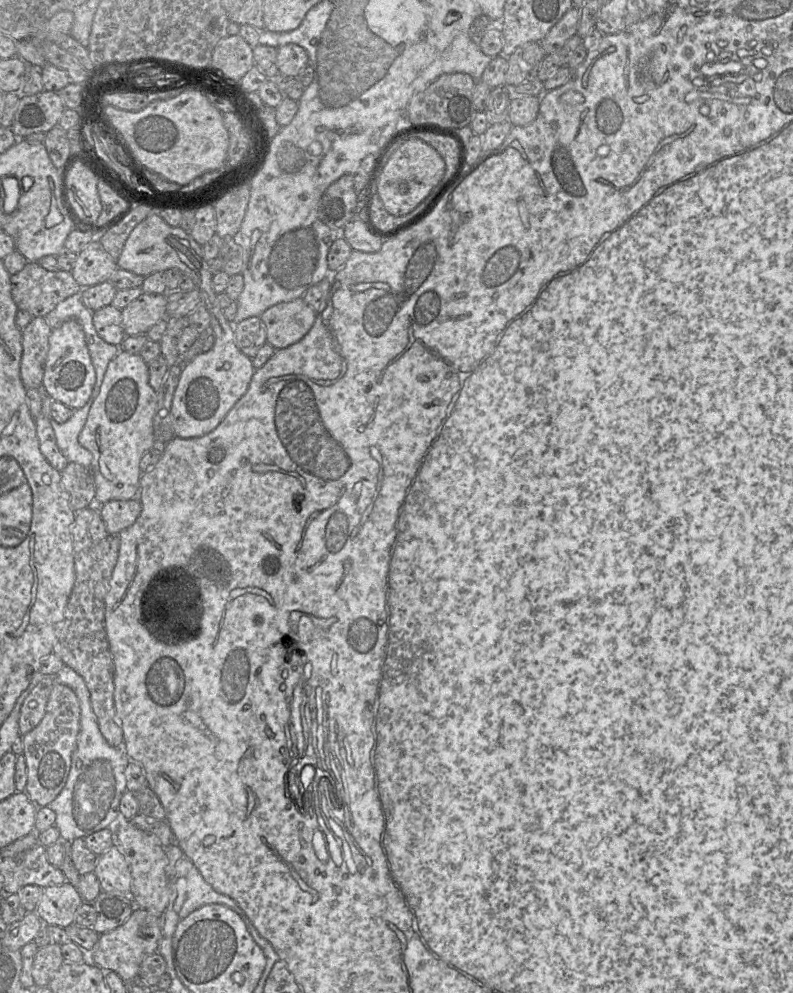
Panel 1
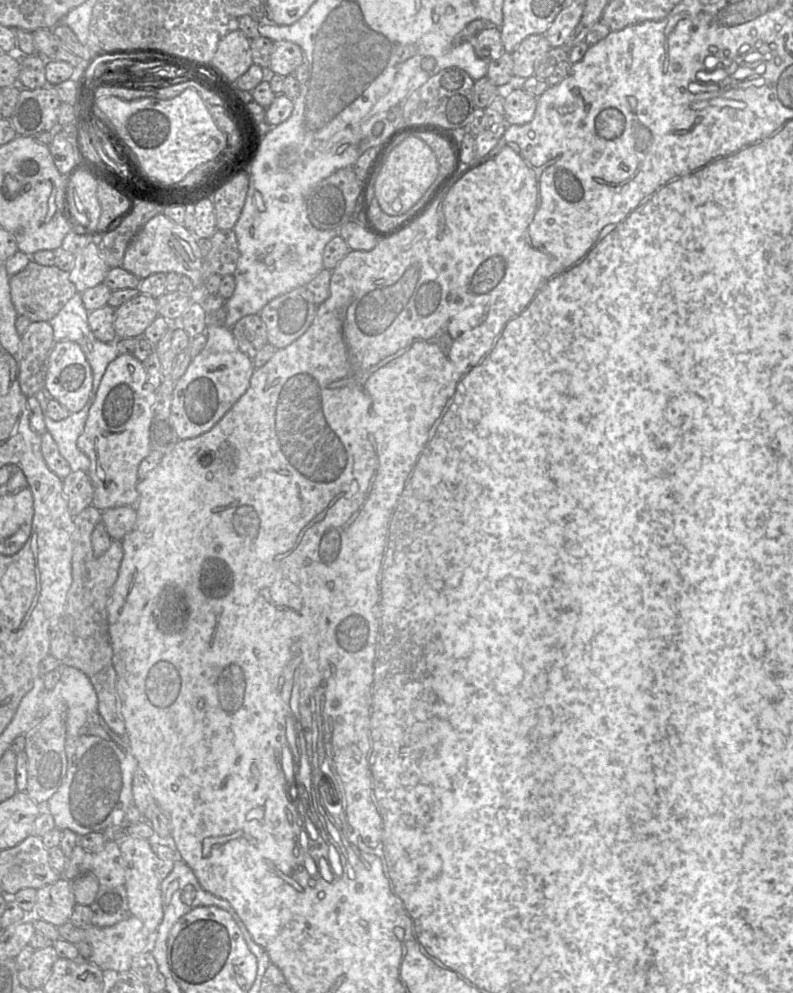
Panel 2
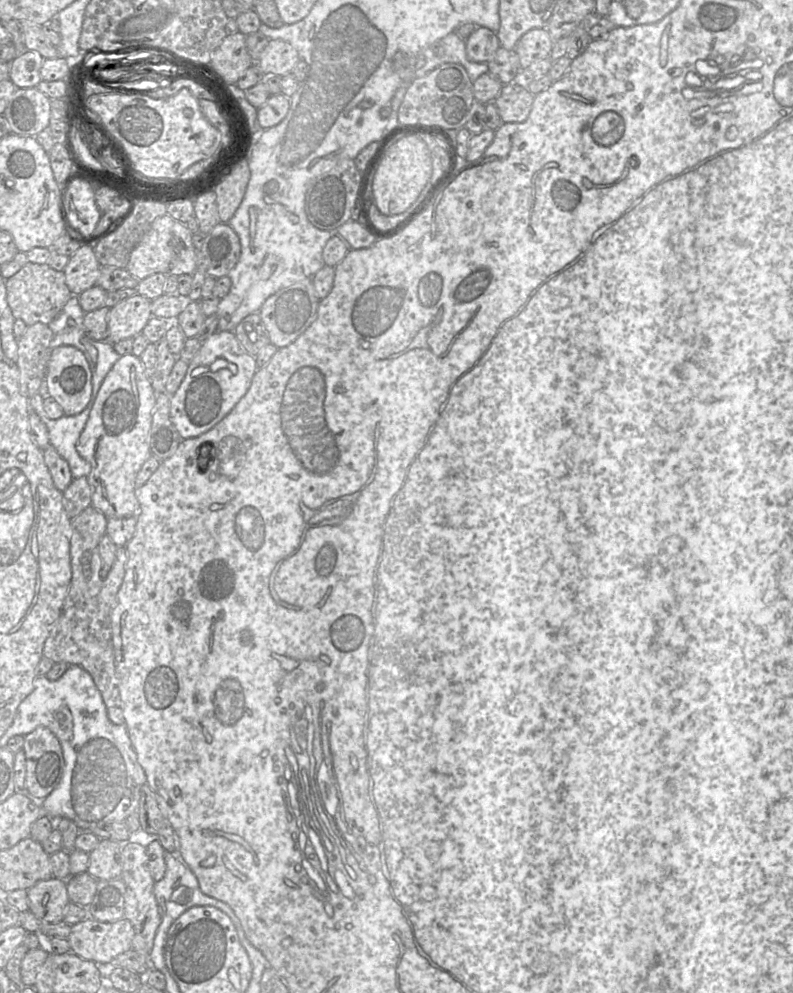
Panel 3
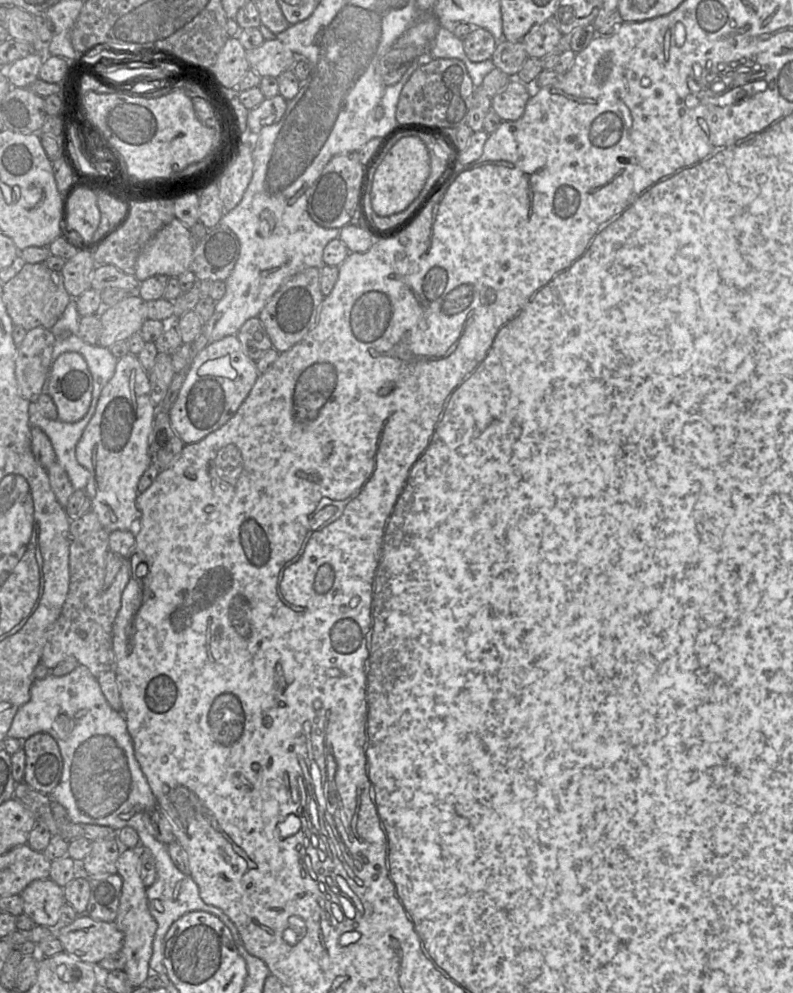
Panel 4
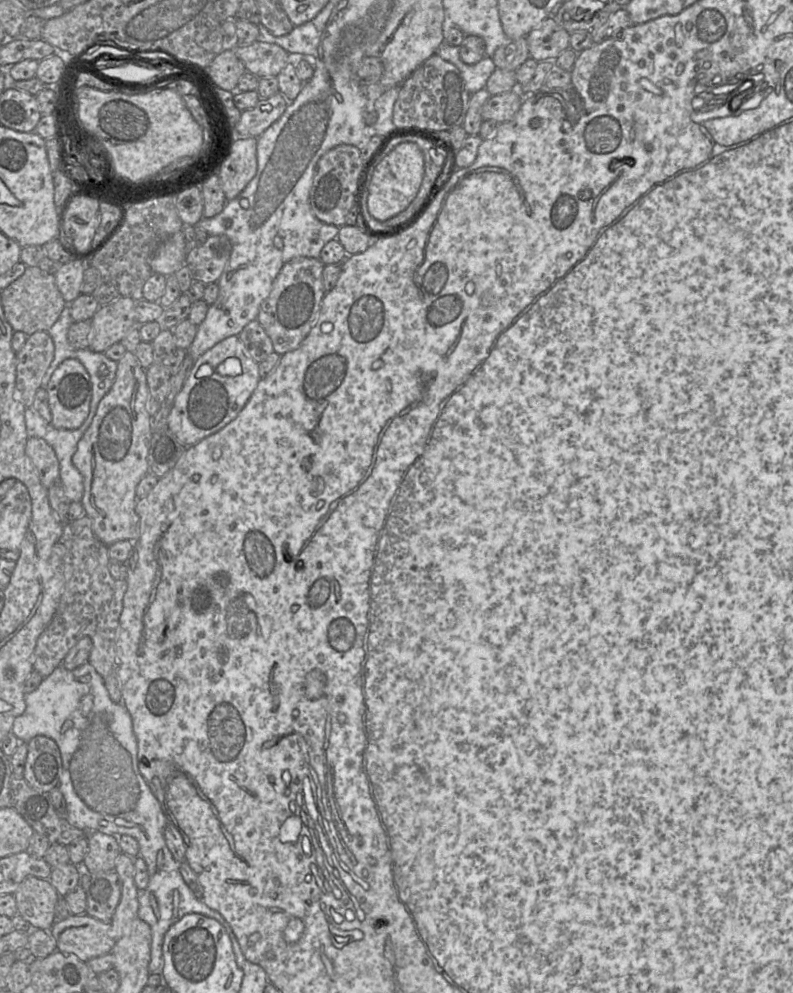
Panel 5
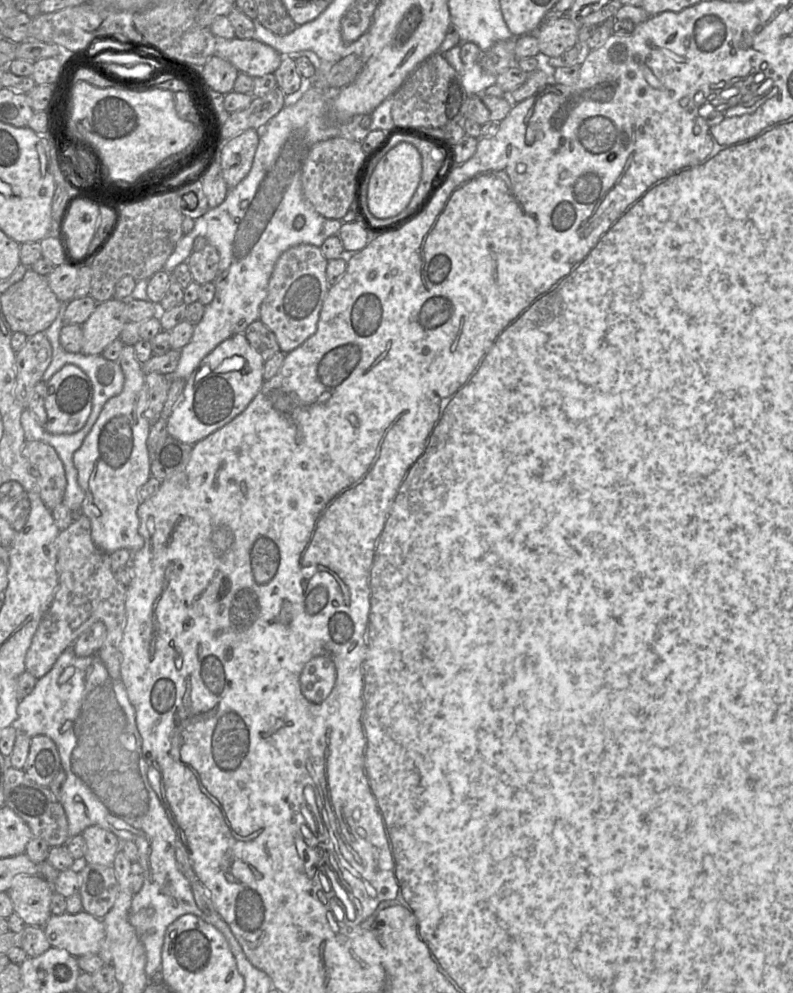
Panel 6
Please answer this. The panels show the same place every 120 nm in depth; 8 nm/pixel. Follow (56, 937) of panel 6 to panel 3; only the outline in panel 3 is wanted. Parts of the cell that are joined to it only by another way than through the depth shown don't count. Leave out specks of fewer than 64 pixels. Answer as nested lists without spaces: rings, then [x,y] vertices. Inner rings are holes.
[[[92,918],[72,925],[67,940],[71,952],[96,964],[111,964],[115,957],[132,948],[134,928],[122,918],[115,922],[99,922]]]

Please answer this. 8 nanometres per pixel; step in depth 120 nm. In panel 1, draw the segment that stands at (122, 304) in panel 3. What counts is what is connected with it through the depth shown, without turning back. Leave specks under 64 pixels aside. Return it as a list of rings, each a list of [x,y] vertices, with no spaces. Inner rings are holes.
[[[141,294],[121,310],[126,336],[146,335],[148,330],[167,316],[166,294]]]

